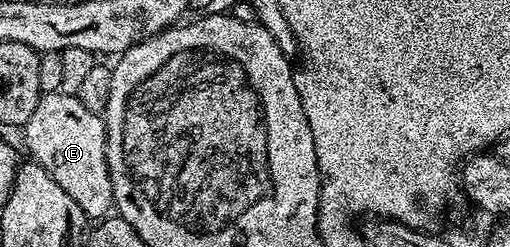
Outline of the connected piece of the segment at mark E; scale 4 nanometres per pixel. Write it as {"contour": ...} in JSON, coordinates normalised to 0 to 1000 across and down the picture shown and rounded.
{"contour":[[[118,364],[80,381],[67,457],[59,457],[59,490],[51,490],[43,518],[47,579],[55,591],[61,656],[82,668],[145,814],[165,854],[175,891],[194,895],[222,850],[220,737],[208,652],[208,538],[204,534],[202,478],[190,453],[169,441],[161,409],[145,385],[125,385]]]}

